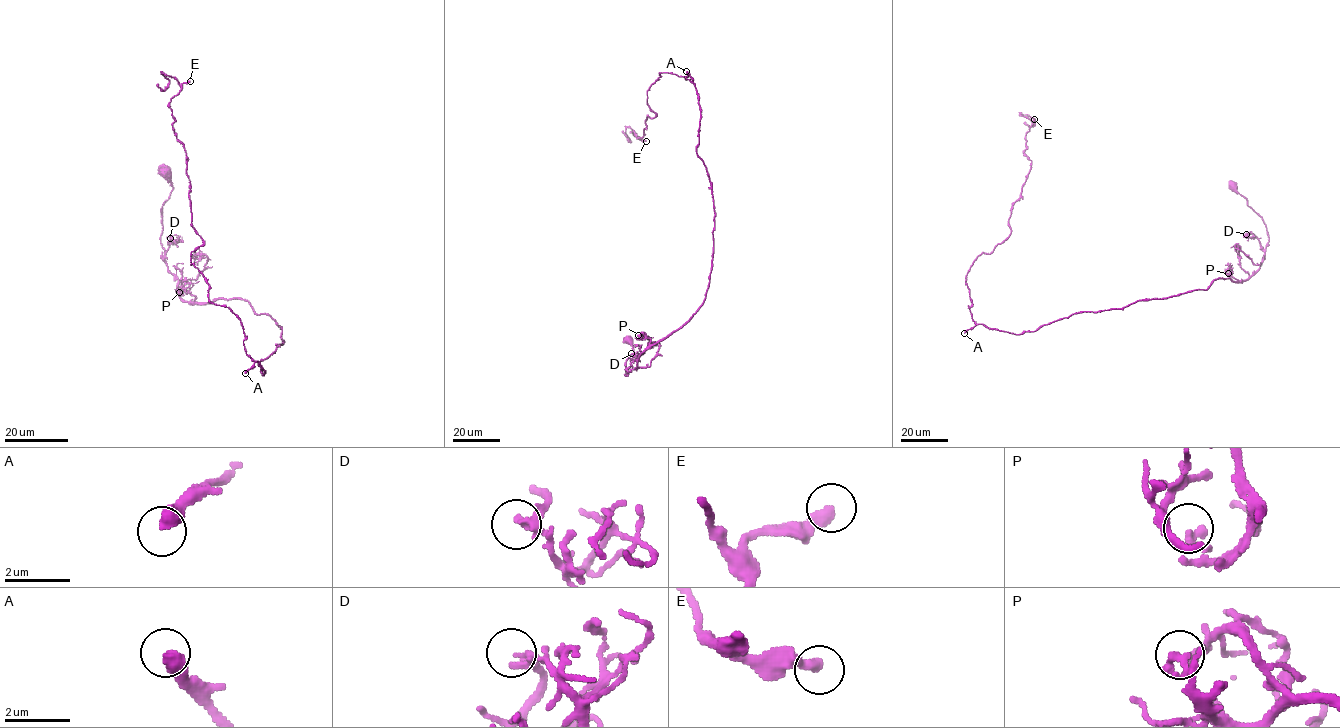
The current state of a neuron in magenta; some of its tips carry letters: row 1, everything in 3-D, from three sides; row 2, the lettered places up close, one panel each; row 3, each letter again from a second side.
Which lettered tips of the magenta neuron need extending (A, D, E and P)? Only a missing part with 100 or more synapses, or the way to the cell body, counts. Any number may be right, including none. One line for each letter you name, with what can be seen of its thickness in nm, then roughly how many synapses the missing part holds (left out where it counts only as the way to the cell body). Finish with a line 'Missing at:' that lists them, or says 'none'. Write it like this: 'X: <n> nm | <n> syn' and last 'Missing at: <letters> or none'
A: 440 nm | 170 syn
Missing at: A

